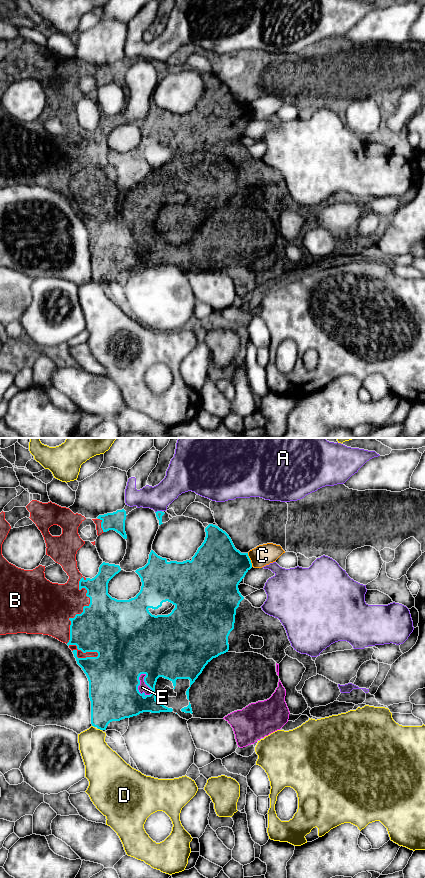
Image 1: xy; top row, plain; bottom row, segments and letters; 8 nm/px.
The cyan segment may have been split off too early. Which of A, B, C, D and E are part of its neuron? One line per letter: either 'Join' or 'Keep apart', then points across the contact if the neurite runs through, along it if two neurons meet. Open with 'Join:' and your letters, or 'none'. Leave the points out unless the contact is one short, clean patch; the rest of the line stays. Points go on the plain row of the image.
Join: B, E
A: Keep apart
B: Join
C: Keep apart. Boundary: xy (247, 105), (252, 118)
D: Keep apart
E: Join

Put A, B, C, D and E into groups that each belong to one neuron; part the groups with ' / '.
A / B E / C / D

